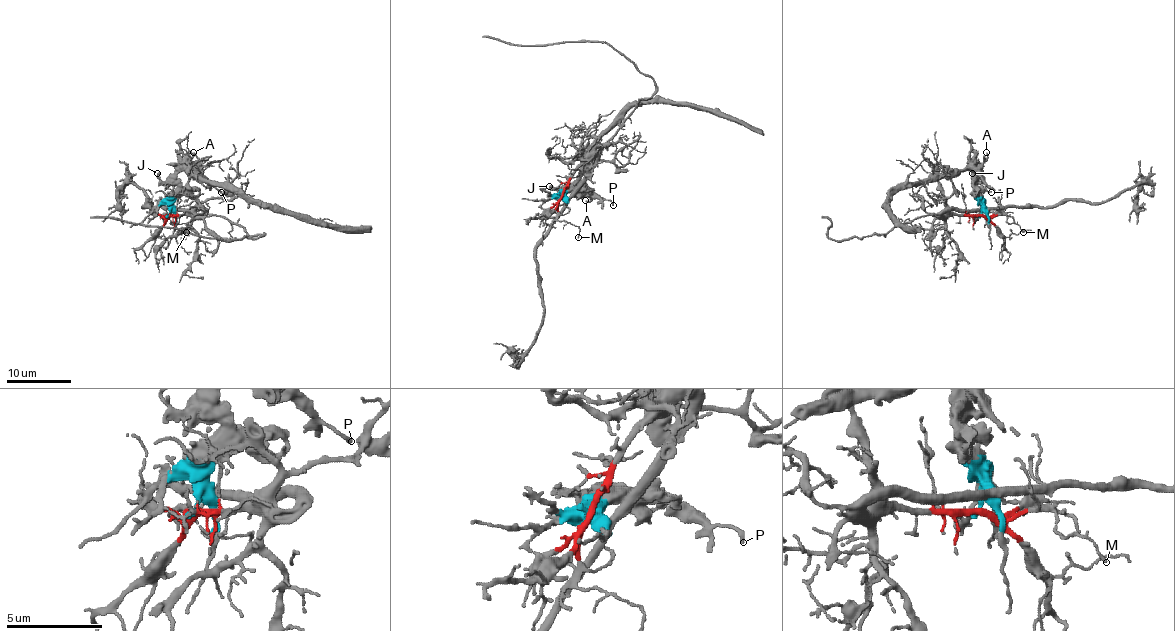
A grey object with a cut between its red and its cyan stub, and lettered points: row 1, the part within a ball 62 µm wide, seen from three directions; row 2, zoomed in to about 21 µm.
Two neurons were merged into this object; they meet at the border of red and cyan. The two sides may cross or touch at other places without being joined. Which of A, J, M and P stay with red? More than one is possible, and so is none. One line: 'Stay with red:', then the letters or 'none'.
Stay with red: M

